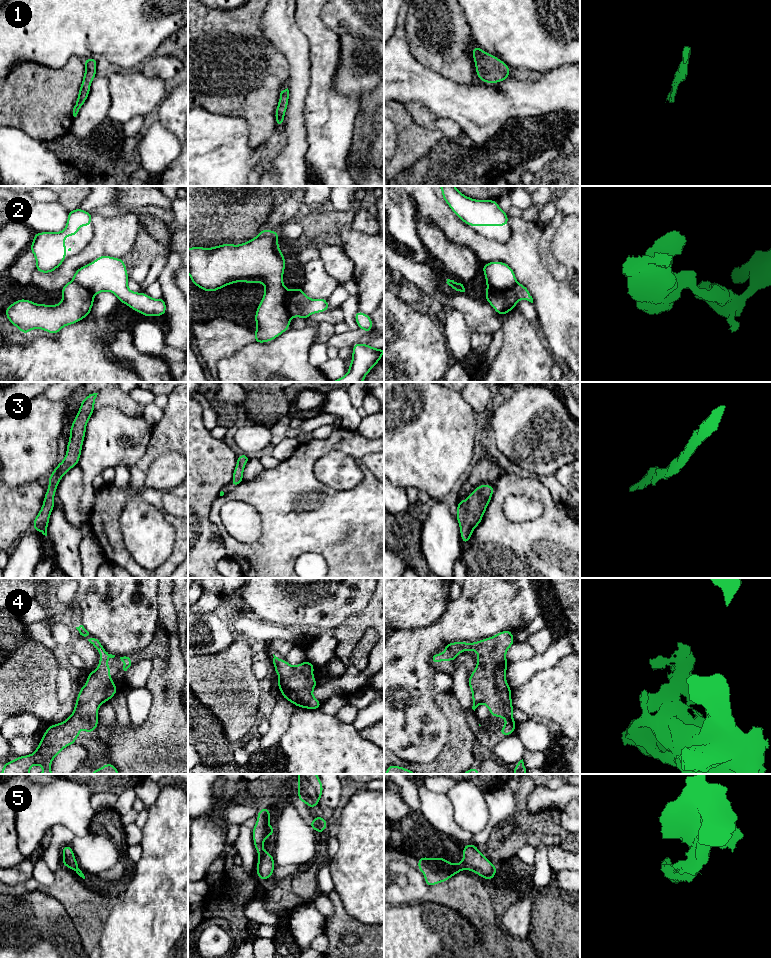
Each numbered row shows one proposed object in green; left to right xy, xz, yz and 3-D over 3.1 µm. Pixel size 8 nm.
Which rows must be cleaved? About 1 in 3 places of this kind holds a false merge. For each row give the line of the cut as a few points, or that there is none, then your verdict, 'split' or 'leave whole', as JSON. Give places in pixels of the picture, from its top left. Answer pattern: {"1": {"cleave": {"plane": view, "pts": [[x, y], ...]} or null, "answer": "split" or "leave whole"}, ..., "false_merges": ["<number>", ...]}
{"1": {"cleave": null, "answer": "leave whole"}, "2": {"cleave": {"plane": "yz", "pts": [[517, 282], [506, 290], [494, 290], [487, 287]]}, "answer": "split"}, "3": {"cleave": null, "answer": "leave whole"}, "4": {"cleave": null, "answer": "leave whole"}, "5": {"cleave": null, "answer": "leave whole"}, "false_merges": ["2"]}

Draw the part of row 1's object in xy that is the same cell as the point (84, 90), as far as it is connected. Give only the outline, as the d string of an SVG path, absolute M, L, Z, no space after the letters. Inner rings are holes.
M87 58L84 59L85 64L85 72L84 77L82 80L82 84L79 89L79 94L76 99L76 104L73 108L73 116L76 117L79 110L85 103L86 99L89 96L90 87L93 79L97 76L96 75L96 68L97 68L97 61L95 58Z

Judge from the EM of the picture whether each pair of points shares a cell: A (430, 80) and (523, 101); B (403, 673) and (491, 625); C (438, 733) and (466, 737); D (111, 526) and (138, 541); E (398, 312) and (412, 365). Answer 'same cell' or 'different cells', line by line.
A: same cell
B: same cell
C: different cells
D: different cells
E: same cell

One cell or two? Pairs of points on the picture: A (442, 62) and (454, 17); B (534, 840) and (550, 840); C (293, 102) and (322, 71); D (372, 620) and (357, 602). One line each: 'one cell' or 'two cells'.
A: one cell
B: one cell
C: two cells
D: two cells

